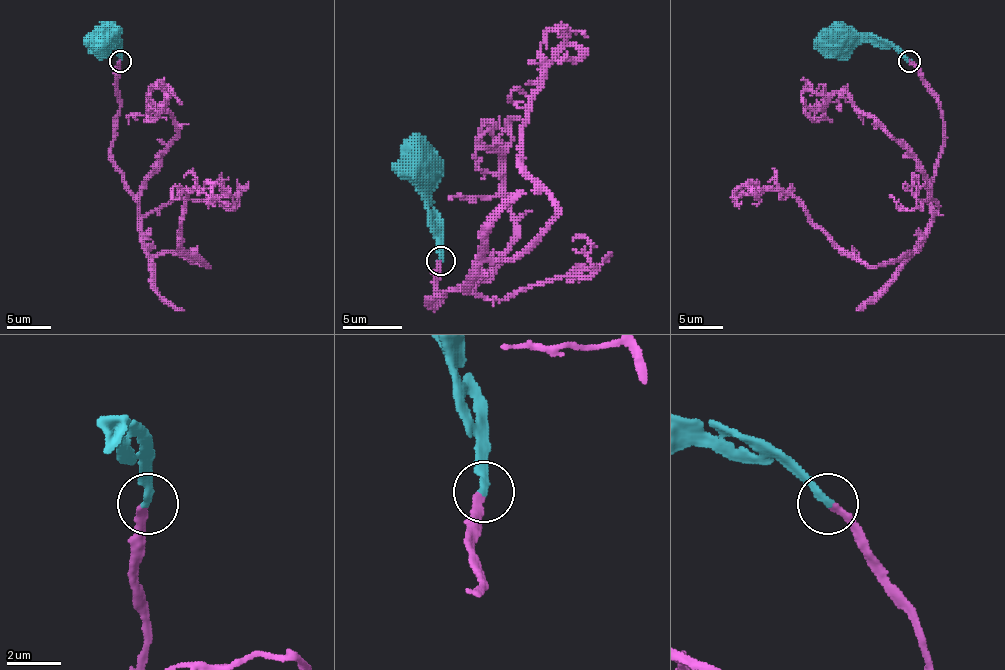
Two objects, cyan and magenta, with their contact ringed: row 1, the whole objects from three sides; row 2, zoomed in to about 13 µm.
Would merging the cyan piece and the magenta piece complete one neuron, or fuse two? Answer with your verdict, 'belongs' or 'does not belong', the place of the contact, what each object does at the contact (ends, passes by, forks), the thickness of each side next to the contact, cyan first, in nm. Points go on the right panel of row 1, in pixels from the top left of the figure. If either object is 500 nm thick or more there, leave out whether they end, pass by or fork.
belongs | (909, 61) | cyan ends | magenta ends | 240/240 nm

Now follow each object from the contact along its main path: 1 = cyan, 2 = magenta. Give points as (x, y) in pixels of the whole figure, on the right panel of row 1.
1: (909, 62), (892, 46), (854, 42), (843, 33), (832, 33), (836, 37)
2: (909, 62), (943, 117), (932, 224), (912, 255), (861, 263), (796, 199), (745, 188), (734, 195), (741, 204)

